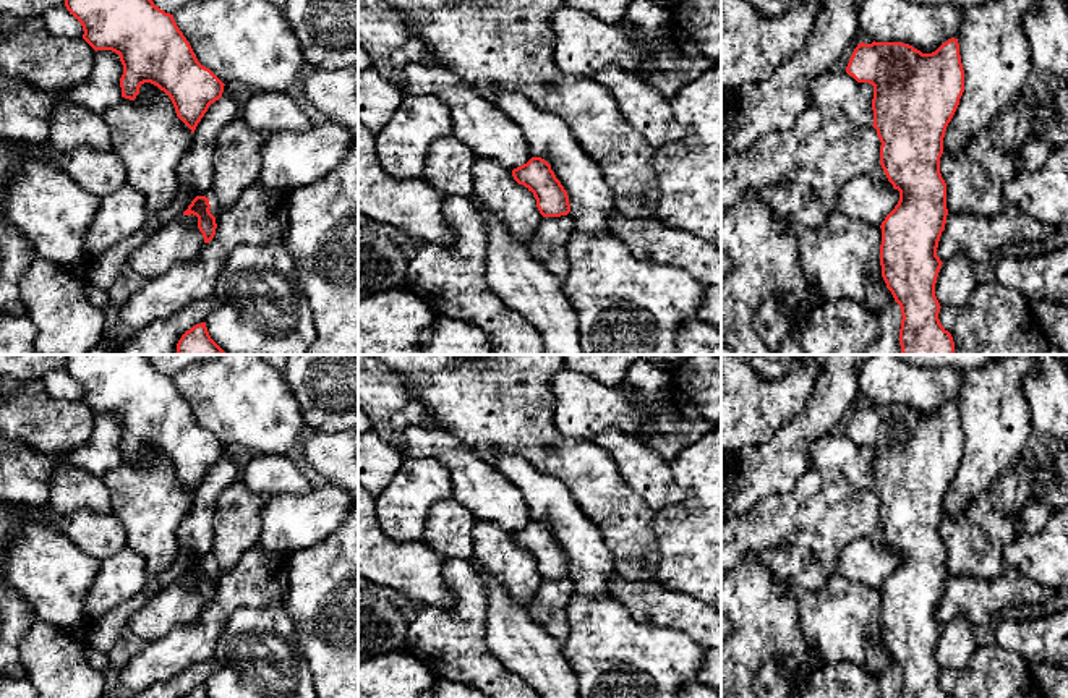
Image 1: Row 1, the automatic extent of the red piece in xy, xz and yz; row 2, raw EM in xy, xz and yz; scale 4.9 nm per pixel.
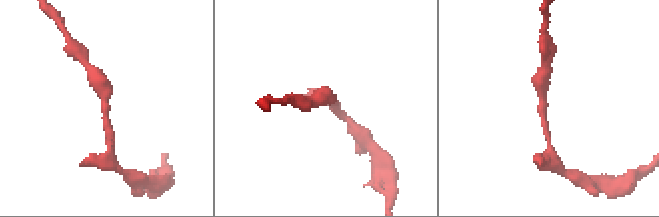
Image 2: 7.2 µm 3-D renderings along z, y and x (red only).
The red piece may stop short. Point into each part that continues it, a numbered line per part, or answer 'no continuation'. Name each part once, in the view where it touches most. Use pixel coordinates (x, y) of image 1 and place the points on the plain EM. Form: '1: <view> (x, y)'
no continuation

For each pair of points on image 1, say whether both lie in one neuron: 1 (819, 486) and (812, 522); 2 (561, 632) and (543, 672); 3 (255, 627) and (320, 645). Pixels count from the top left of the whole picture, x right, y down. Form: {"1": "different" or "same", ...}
{"1": "same", "2": "different", "3": "different"}

